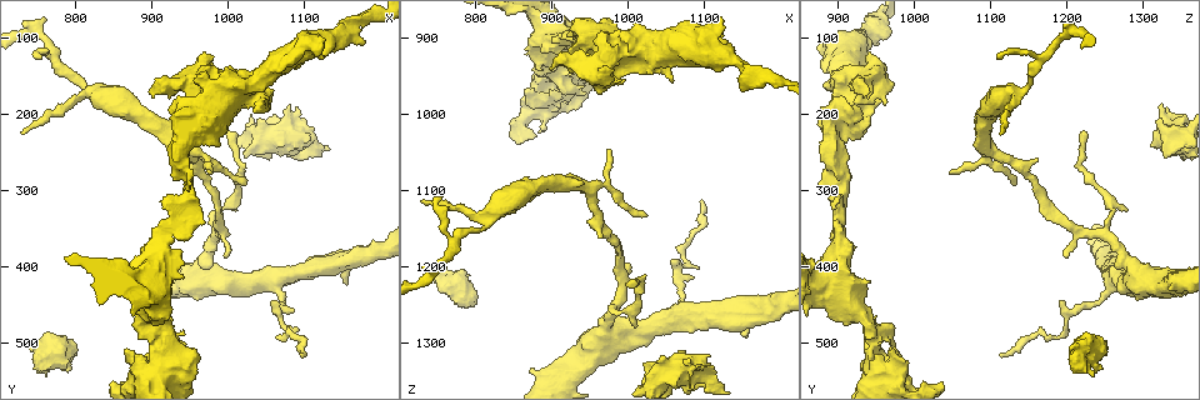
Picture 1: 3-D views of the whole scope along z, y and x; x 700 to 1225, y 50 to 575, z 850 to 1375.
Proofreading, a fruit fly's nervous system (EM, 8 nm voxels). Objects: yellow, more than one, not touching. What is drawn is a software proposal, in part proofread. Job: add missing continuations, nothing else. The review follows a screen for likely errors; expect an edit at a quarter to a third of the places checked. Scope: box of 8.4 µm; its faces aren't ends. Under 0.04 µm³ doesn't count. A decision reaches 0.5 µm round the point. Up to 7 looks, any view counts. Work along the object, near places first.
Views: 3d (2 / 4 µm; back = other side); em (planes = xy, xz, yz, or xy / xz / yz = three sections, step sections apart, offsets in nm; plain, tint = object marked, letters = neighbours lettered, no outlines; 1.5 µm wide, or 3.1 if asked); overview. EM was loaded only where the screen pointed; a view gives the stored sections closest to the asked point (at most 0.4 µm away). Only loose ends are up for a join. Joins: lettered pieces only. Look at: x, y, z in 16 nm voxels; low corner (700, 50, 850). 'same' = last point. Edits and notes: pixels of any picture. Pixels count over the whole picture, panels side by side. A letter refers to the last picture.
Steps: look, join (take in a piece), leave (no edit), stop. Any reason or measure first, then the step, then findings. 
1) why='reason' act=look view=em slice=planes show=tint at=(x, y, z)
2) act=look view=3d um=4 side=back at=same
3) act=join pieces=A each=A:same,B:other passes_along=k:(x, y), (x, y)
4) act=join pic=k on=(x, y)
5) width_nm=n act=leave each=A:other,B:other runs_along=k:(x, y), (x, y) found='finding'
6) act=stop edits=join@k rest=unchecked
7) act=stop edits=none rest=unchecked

why='an open end' act=look view=em slice=planes show=tint at=(1000, 390, 1200)

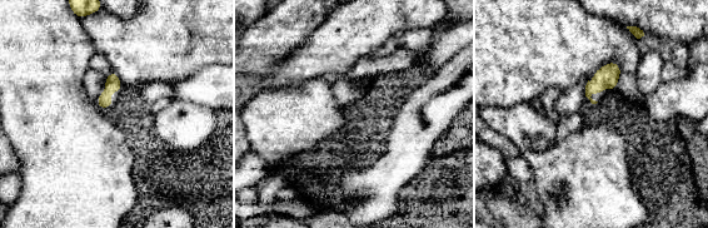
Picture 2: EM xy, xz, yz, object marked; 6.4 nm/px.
why='what lies round it' act=look view=em slice=planes show=letters at=same

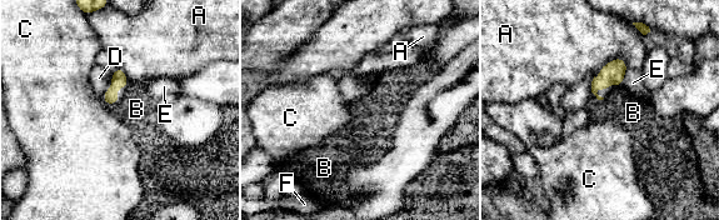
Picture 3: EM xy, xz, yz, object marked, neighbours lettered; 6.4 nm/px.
act=leave each=A:other,B:other,C:other,D:other,E:other,F:other border=3:(121, 98), (108, 105) found='none of them fits'

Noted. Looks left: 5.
why='free end' act=look view=em slice=yz step=4 show=tint at=(1005, 220, 1225)

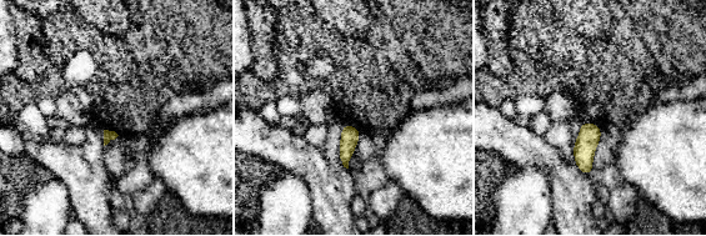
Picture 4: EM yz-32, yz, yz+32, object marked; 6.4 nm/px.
why='see the neighbours' act=look view=em slice=yz step=4 show=letters at=same

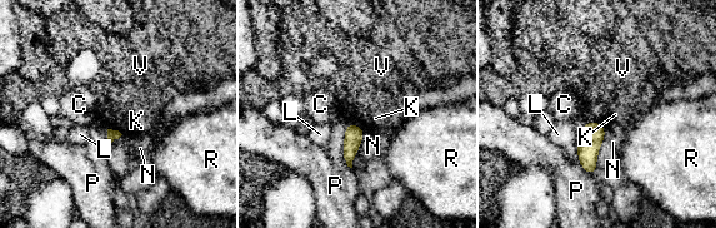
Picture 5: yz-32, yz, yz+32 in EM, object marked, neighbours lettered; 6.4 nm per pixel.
act=leave each=C:other,K:other,L:other,N:other,P:other,R:other,V:other border=5:(348, 123), (355, 123), (362, 130) found='no lettered piece goes on from it'

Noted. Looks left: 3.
why='free end' act=look view=3d um=4 at=(740, 510, 1205)

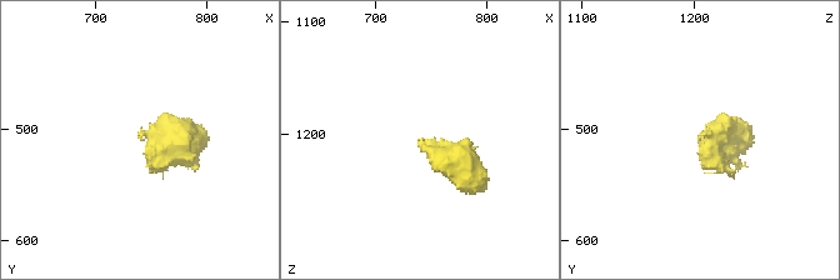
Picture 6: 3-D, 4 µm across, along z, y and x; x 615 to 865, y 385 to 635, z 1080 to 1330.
act=look view=em slice=xy step=8 show=tint at=(736, 508, 1204)

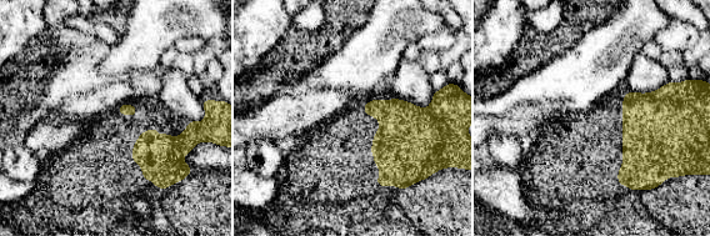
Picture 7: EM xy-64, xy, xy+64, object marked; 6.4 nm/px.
why='cut it another way' act=look view=em slice=planes show=letters at=same

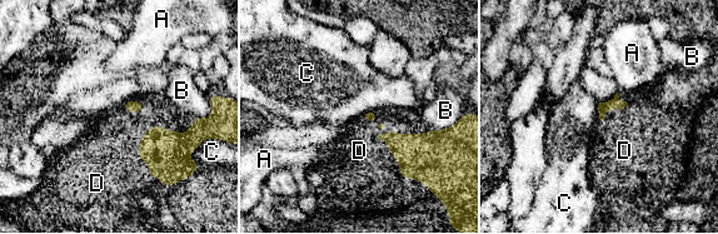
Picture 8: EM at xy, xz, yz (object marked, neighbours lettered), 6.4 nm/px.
longest_contact=D:480nm act=join pieces=D each=A:other,B:other,C:other,D:same found='it goes on there'

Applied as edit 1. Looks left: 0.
act=stop edits=join@8 rest=unchecked

